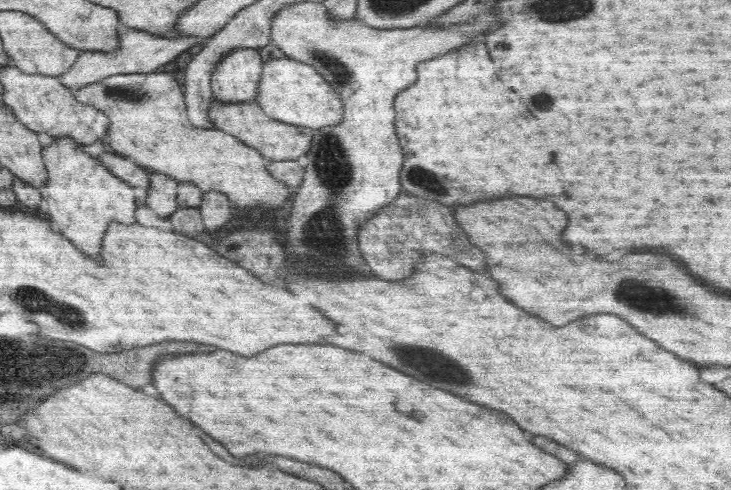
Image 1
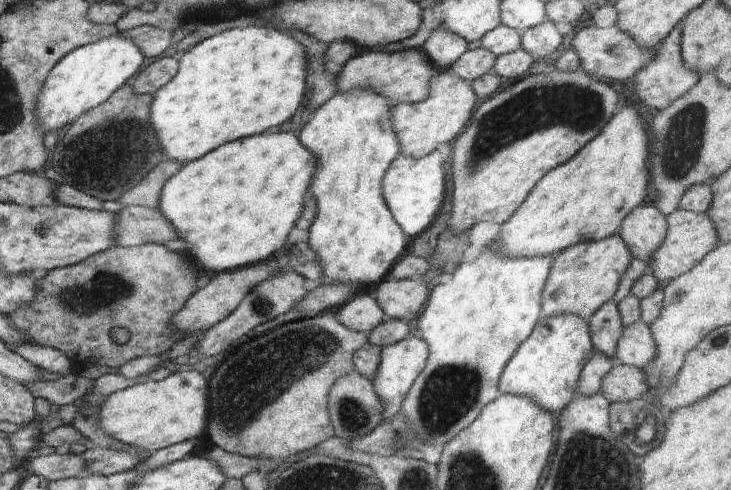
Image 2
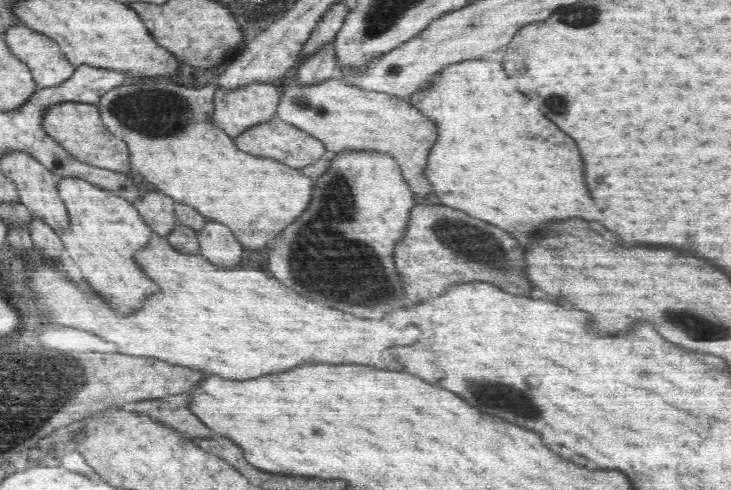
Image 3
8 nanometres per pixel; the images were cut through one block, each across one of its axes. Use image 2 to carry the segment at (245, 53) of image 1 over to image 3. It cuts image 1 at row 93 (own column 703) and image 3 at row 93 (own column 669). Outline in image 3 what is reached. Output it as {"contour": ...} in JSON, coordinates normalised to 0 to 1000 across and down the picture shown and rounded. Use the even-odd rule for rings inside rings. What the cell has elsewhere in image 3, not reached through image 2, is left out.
{"contour":[[[345,167],[334,180],[323,184],[295,182],[293,188],[291,243],[312,278],[319,284],[337,269],[339,261],[353,257],[378,235],[378,220],[383,212],[384,180],[380,169]]]}

